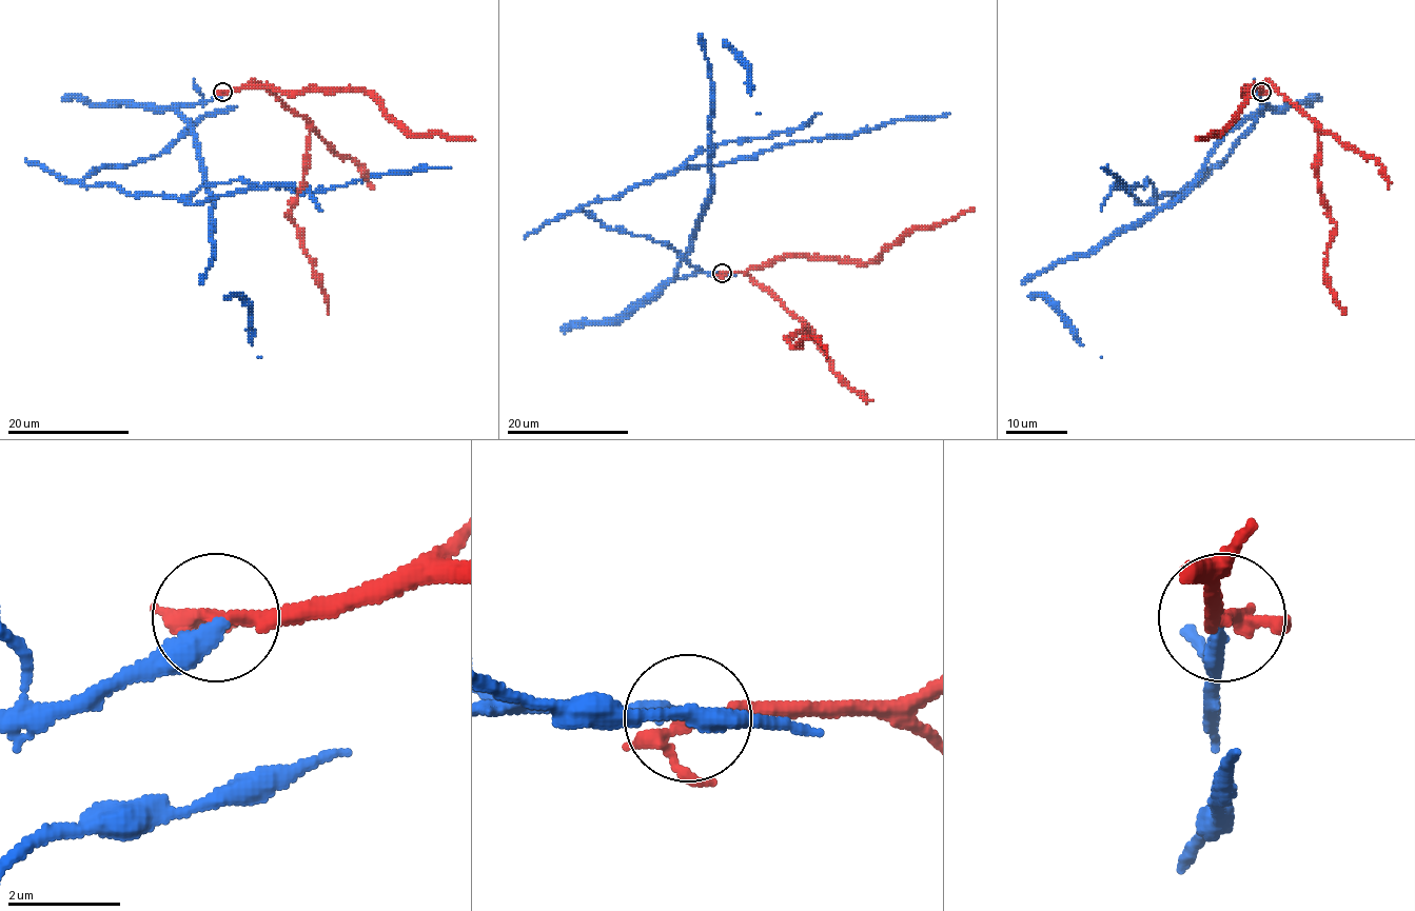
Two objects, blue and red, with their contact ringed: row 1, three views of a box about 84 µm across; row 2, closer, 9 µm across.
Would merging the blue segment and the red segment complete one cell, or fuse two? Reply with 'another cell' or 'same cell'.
same cell

